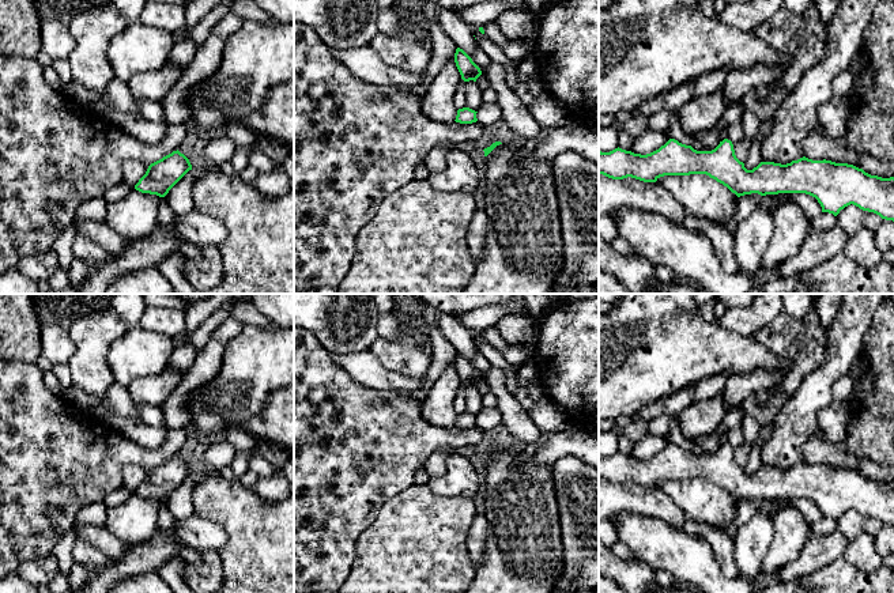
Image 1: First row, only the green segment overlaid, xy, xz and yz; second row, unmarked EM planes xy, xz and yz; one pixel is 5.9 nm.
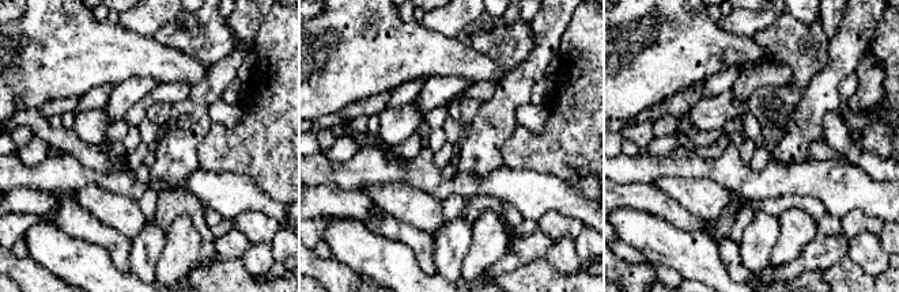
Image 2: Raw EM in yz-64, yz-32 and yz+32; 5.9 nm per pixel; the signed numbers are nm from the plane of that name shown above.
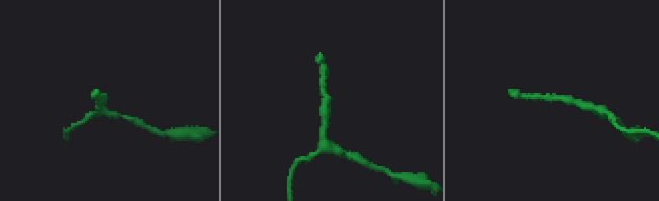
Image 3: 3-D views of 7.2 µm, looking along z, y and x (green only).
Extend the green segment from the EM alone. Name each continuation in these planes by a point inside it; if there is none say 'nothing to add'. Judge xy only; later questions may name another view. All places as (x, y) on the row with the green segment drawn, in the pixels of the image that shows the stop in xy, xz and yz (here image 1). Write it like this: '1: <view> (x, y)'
nothing to add

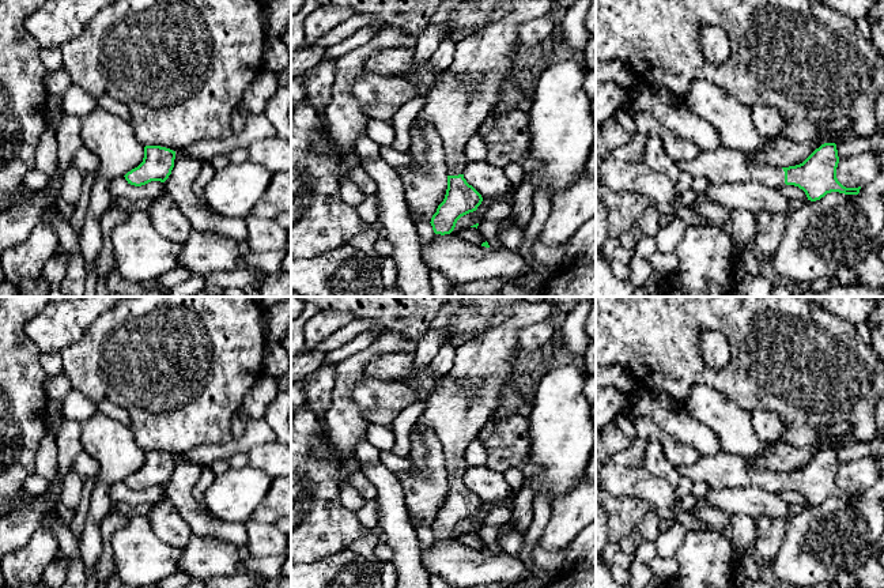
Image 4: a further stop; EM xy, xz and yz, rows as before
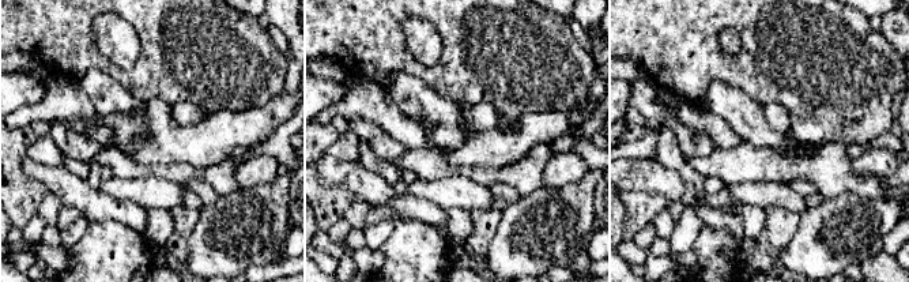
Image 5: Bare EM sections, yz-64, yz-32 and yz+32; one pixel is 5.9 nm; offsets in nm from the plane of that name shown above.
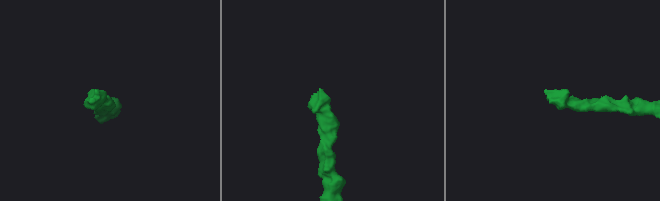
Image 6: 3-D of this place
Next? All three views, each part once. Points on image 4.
1: yz (721, 166)

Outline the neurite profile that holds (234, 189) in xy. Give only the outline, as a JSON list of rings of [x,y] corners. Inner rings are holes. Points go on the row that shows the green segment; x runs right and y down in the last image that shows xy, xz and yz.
[[[254,162],[228,163],[216,170],[204,189],[207,206],[222,216],[246,219],[262,197],[272,173]]]

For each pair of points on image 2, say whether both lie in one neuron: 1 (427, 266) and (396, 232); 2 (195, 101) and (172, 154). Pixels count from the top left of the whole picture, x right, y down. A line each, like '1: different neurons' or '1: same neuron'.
1: same neuron
2: same neuron

